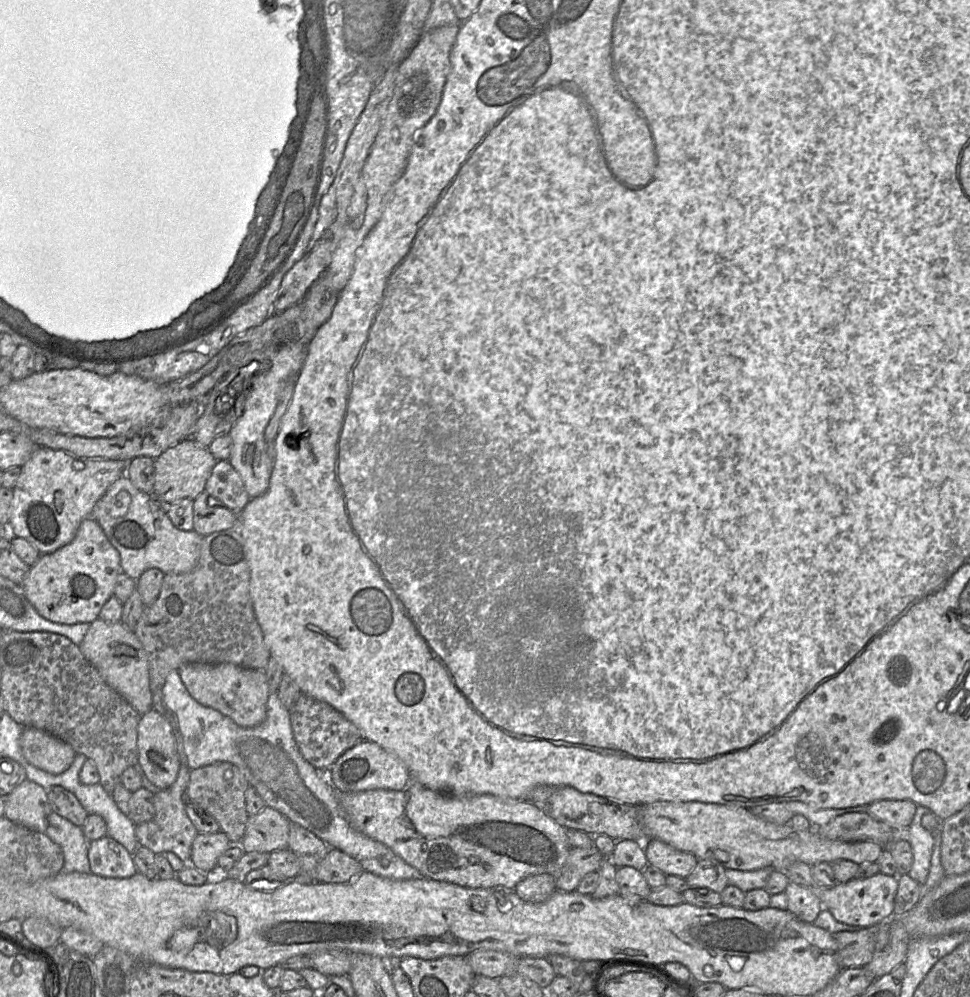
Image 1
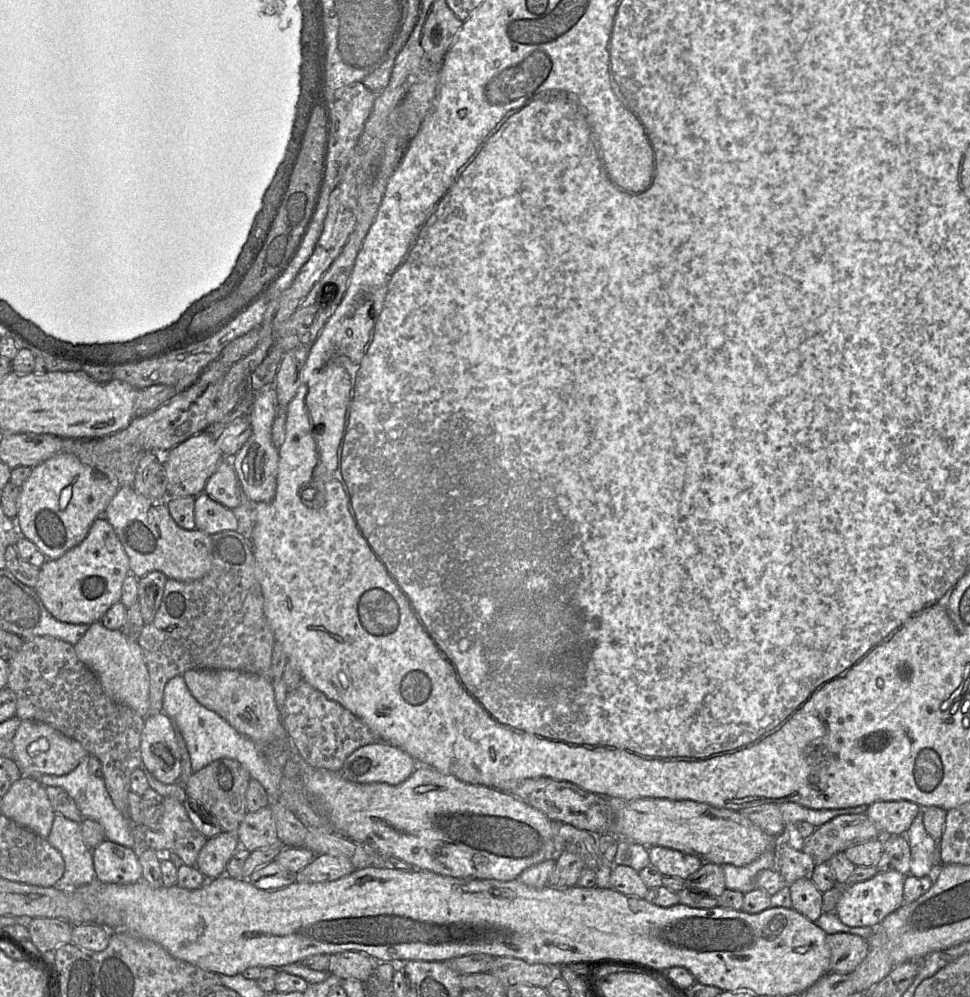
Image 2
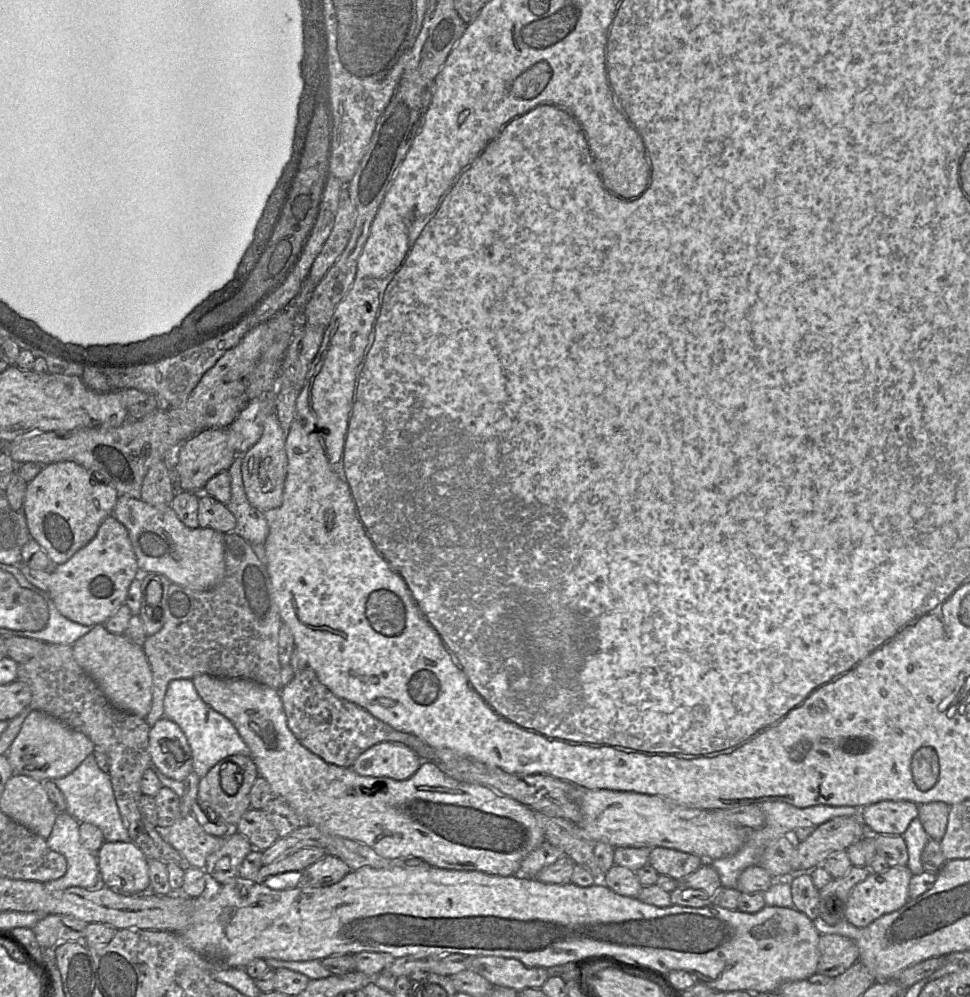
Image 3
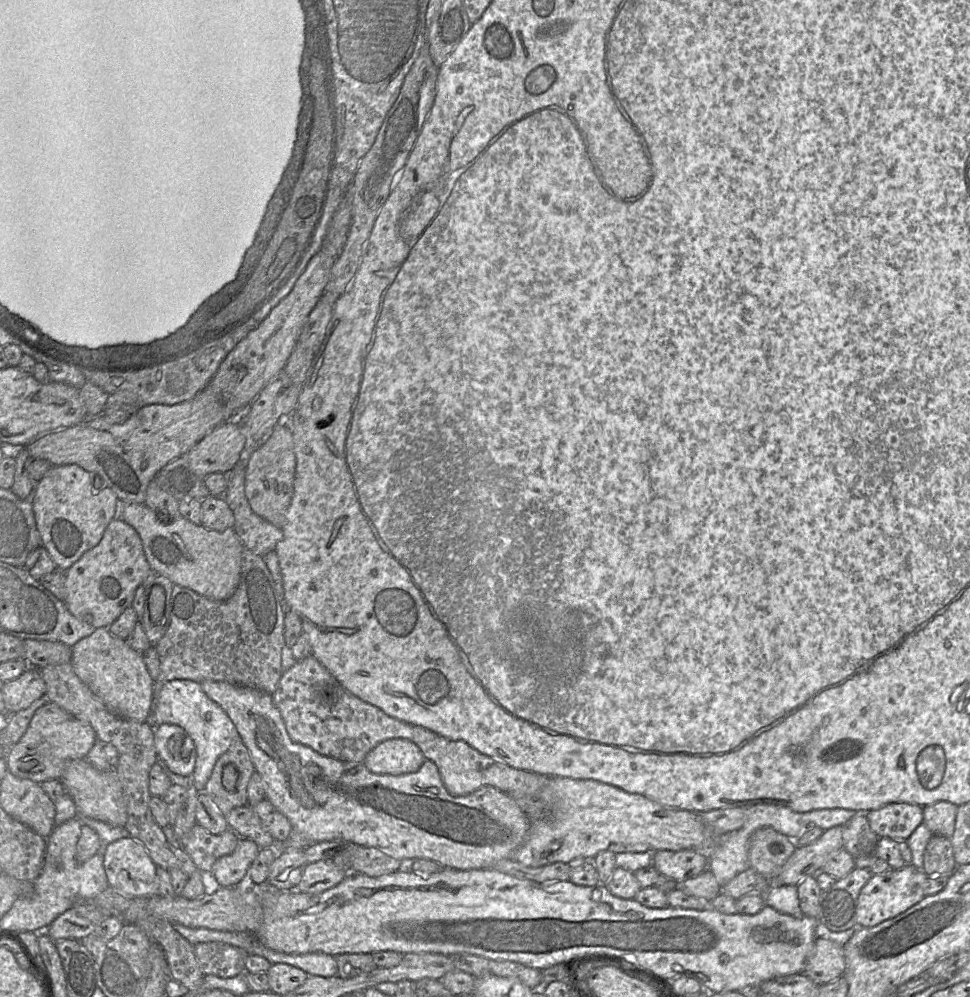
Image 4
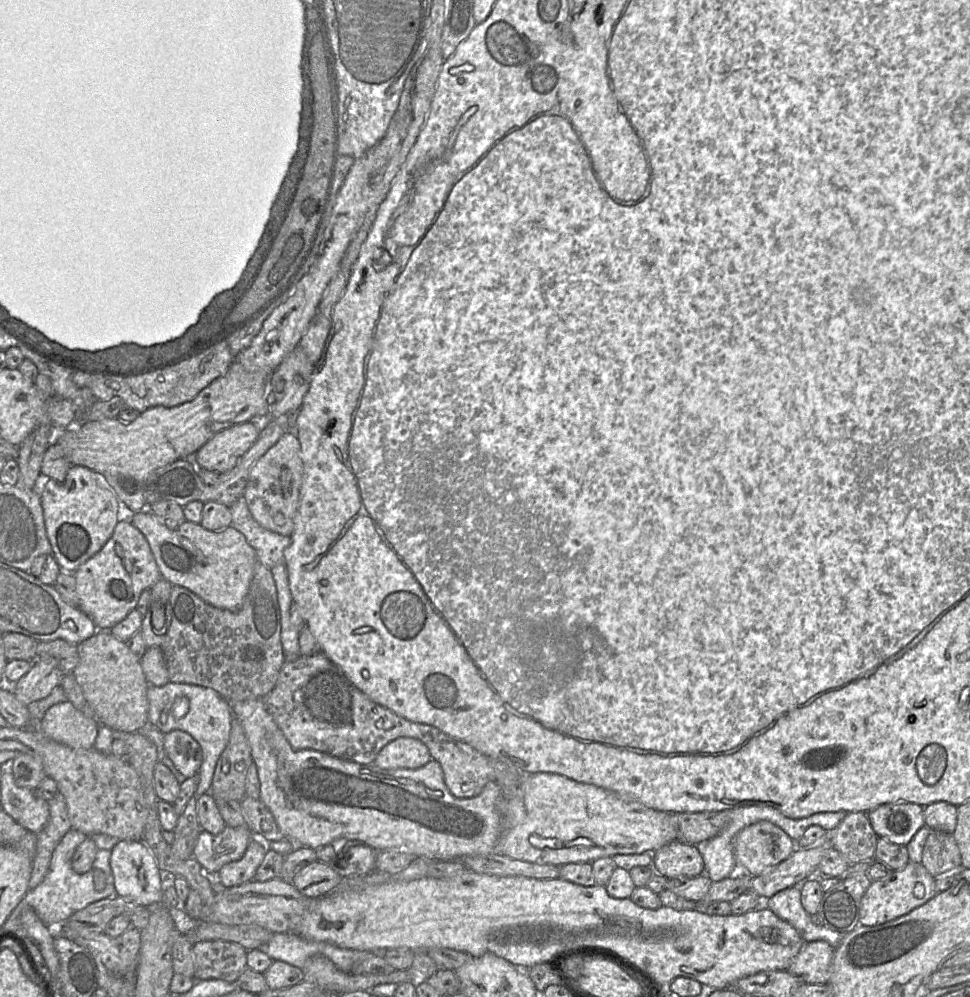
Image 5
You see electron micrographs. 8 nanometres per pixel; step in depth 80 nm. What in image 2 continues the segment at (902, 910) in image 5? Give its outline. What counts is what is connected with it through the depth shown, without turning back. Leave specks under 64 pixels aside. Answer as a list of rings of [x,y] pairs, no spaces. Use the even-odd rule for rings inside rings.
[[[892,869],[888,872],[878,872],[867,880],[844,886],[835,914],[849,927],[877,927],[888,914],[903,905],[904,879],[905,875]]]

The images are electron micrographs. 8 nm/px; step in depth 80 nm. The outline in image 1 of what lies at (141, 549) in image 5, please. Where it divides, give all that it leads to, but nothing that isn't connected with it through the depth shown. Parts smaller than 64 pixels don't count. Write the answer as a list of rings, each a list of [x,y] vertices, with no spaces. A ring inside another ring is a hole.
[[[92,517],[84,519],[74,539],[48,554],[41,554],[19,585],[27,599],[44,618],[61,624],[92,623],[105,602],[114,595],[117,576],[124,572],[118,550],[111,544],[99,523]]]

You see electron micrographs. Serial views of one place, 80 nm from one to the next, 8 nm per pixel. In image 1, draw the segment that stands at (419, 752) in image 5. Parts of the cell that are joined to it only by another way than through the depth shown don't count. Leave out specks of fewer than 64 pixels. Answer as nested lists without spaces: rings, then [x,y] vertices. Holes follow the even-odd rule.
[[[367,740],[344,752],[325,774],[338,793],[357,793],[377,789],[401,791],[410,781],[409,770],[401,759]]]

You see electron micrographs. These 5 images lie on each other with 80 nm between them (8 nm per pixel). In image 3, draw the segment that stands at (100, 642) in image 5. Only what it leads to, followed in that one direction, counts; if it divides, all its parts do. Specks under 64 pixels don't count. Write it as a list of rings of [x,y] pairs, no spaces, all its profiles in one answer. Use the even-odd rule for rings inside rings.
[[[96,624],[77,639],[73,654],[79,666],[97,683],[108,701],[116,708],[145,718],[152,701],[152,675],[142,647],[130,641],[124,634],[114,634]]]

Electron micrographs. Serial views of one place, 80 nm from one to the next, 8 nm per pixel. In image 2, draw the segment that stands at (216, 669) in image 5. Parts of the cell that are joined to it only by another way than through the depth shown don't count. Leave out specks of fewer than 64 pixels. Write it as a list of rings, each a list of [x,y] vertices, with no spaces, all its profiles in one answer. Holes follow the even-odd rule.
[[[225,530],[211,536],[212,564],[201,578],[178,581],[168,578],[154,620],[144,625],[138,639],[149,673],[148,716],[163,713],[164,687],[177,675],[190,669],[231,669],[262,675],[271,679],[274,633],[264,611],[264,599],[255,572],[251,541],[237,531]]]

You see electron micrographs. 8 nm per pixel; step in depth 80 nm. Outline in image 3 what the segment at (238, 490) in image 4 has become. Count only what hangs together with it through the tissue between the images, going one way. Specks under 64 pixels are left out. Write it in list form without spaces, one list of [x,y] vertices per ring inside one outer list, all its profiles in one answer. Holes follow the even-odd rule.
[[[237,454],[228,470],[231,477],[231,499],[226,506],[234,515],[236,526],[227,533],[240,535],[250,545],[264,544],[269,527],[263,513],[252,506],[246,496],[241,474],[242,458],[243,454]]]

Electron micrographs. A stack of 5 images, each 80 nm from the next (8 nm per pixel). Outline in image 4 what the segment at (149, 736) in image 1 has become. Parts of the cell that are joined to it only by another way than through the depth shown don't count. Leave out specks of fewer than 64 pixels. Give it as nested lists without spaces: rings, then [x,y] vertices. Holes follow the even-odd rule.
[[[160,724],[154,729],[154,744],[157,757],[171,772],[191,778],[196,762],[196,746],[184,729],[178,725]]]

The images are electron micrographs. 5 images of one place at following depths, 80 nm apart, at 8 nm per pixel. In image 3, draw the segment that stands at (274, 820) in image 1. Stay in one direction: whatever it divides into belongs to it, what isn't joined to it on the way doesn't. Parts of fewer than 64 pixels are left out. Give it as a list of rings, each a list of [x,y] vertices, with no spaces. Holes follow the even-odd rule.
[[[252,808],[242,815],[231,831],[236,831],[245,836],[253,849],[259,851],[269,848],[279,838],[276,829],[265,813],[262,810]]]

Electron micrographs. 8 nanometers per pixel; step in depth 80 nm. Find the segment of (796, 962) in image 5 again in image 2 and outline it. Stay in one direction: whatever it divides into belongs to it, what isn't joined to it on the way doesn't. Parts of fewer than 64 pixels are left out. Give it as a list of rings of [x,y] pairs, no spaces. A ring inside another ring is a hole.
[[[839,932],[827,934],[826,940],[831,953],[829,972],[850,974],[868,954],[868,942],[861,936]]]

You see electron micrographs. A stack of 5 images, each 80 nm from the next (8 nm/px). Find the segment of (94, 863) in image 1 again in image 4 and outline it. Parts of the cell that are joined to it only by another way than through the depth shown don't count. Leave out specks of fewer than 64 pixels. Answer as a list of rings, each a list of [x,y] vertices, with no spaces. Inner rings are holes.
[[[130,836],[102,848],[109,886],[128,897],[158,895],[156,864],[145,847]]]

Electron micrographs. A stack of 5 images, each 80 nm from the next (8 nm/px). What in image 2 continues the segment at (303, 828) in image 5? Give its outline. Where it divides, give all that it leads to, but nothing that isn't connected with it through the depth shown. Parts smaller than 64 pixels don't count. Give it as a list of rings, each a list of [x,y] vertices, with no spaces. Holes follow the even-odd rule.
[[[190,669],[183,678],[191,694],[207,709],[225,719],[238,733],[259,745],[284,738],[286,733],[274,695],[271,679],[231,669]],[[301,758],[301,777],[307,791],[319,798],[326,806],[329,821],[337,834],[363,845],[372,852],[381,854],[385,858],[397,858],[414,867],[414,870],[424,870],[441,876],[449,876],[460,879],[495,879],[499,881],[511,881],[527,868],[543,861],[556,859],[559,854],[557,838],[554,832],[553,821],[540,810],[528,805],[508,792],[477,784],[462,782],[454,776],[443,775],[437,770],[417,765],[412,775],[403,783],[392,786],[385,783],[358,784],[345,780],[339,772],[330,772],[326,769],[313,768]]]

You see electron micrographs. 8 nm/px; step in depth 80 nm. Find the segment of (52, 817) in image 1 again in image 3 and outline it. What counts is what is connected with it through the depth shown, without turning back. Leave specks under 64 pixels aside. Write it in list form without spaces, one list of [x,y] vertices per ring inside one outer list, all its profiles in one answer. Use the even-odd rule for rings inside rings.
[[[67,812],[58,813],[47,846],[62,854],[67,862],[66,873],[44,886],[50,891],[79,887],[96,890],[104,885],[100,879],[97,854],[84,848],[80,842],[80,823]]]

